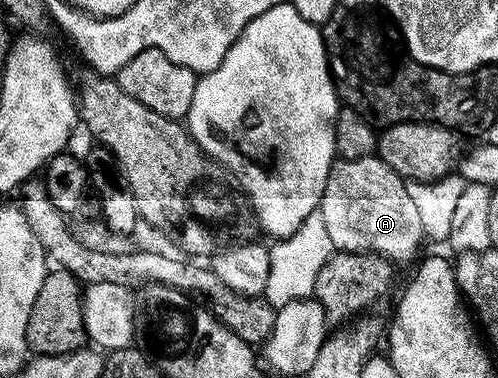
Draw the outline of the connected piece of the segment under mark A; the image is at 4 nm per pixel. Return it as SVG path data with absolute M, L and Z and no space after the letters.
M377 155L347 161L336 160L329 171L329 179L325 183L323 198L317 210L325 219L325 228L329 230L332 246L336 250L344 249L347 253L380 253L383 256L380 258L391 263L414 262L419 240L424 240L425 234L423 214L417 207L416 198L407 188L409 185L405 178L397 175L397 171L393 171L393 167L389 167Z

